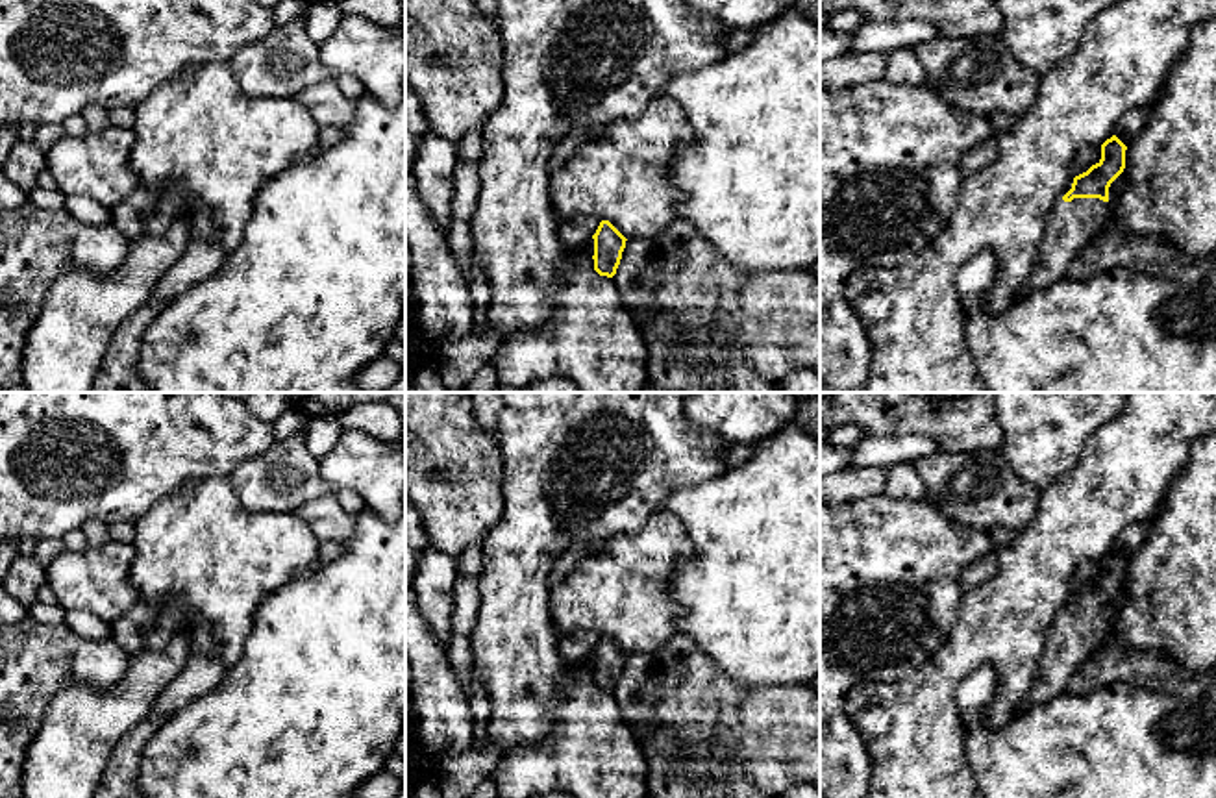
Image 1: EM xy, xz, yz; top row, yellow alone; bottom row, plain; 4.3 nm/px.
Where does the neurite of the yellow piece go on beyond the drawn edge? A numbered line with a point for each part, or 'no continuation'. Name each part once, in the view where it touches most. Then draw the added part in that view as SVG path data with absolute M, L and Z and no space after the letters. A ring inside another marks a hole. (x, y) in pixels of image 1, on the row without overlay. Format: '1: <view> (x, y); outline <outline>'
1: yz (1074, 637); outline M1073 613L1057 617L1040 667L1033 676L1029 692L1016 711L1044 704L1066 691L1073 672L1099 646L1107 635L1111 617L1099 613Z

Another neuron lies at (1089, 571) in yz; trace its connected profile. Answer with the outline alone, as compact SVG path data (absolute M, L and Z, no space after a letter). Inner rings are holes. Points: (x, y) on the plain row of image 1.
M1086 561L1079 567L1072 580L1072 591L1079 591L1086 587L1092 580L1099 578L1101 574L1101 561Z

